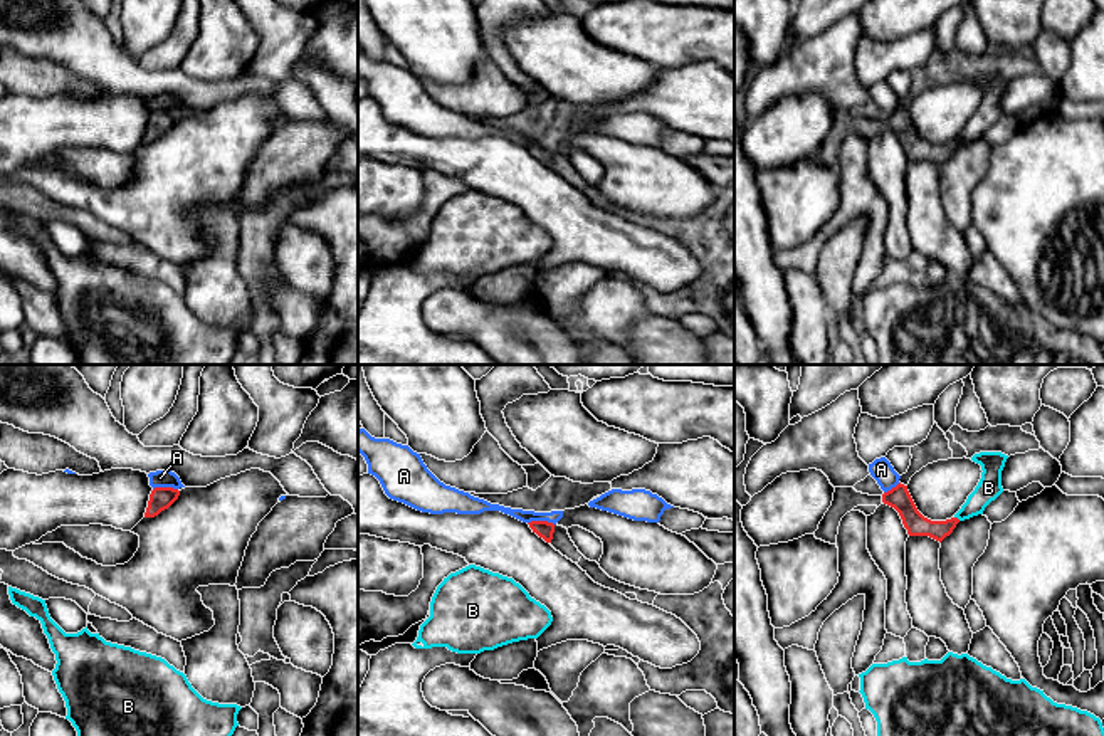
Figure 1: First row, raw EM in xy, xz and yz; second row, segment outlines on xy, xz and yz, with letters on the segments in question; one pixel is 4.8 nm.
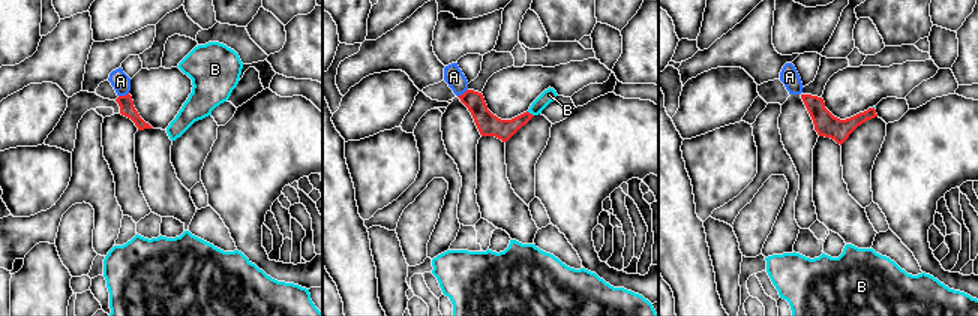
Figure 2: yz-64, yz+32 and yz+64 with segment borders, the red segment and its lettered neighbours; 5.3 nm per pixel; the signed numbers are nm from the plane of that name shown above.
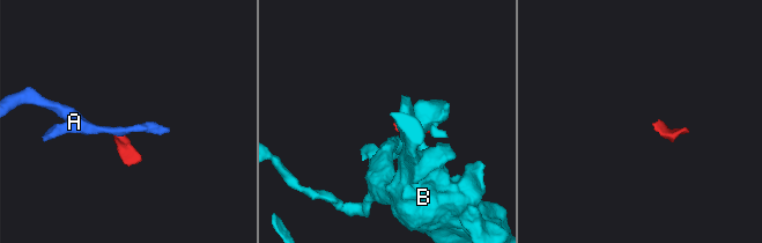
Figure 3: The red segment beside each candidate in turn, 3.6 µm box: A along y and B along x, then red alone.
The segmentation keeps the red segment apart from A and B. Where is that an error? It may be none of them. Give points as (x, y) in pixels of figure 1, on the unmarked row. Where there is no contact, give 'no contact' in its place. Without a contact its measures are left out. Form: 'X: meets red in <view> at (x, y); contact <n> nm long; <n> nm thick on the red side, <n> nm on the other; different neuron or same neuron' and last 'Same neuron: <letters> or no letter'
A: meets red in xz at (541, 145); contact 130 nm long; 90 nm thick on the red side, 60 nm on the other; different neuron
B: meets red in yz at (956, 141); contact 40 nm long; 110 nm thick on the red side, 120 nm on the other; different neuron
Same neuron: no letter

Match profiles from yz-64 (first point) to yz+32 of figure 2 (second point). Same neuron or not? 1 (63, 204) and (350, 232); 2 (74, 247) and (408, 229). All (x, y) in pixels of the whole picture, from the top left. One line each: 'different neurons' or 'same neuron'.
1: different neurons
2: same neuron

